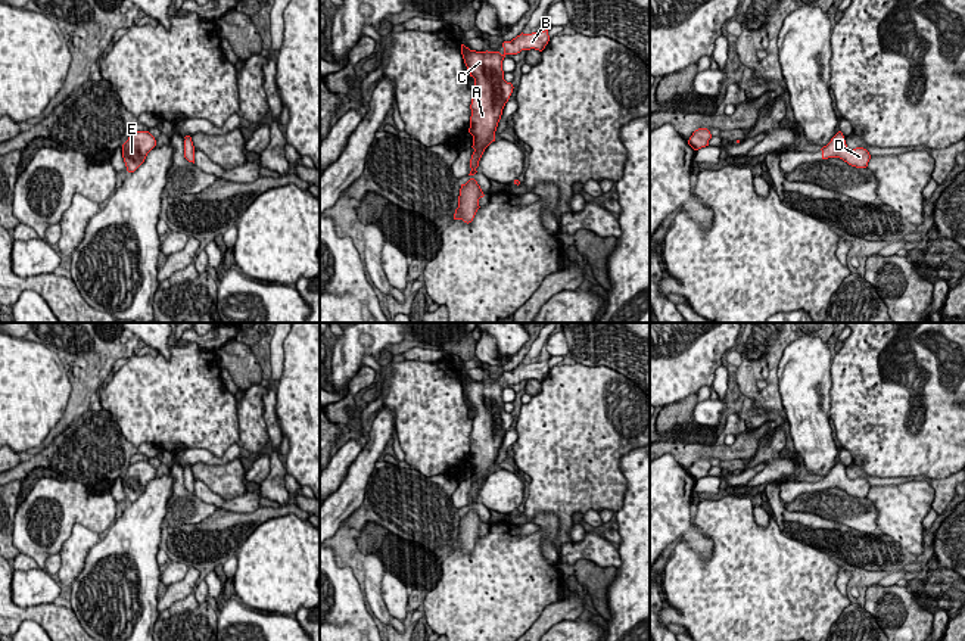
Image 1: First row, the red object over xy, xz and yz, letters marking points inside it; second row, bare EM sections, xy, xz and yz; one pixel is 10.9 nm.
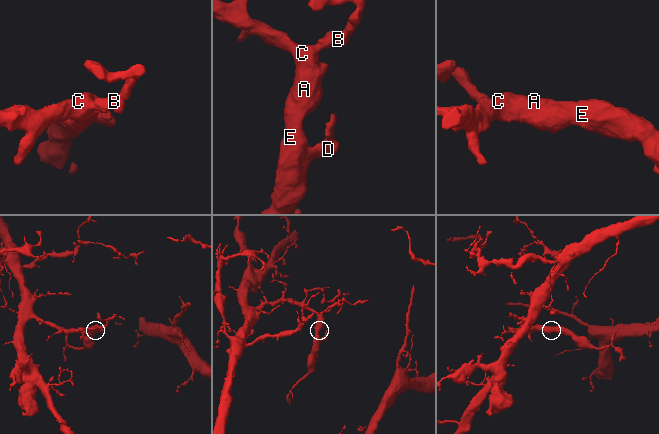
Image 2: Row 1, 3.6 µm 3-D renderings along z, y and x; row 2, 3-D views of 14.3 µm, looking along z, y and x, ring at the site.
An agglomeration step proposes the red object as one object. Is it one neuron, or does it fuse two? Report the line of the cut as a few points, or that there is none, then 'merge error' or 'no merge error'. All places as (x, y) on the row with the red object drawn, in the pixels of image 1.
no cut; no merge error

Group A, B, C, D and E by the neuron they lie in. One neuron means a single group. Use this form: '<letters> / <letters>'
A B C D E

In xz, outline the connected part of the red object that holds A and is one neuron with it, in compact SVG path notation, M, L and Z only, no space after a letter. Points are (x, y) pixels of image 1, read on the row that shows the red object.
M548 29L520 34L511 41L504 41L504 53L499 52L476 52L461 44L464 63L474 78L471 116L469 133L473 136L473 155L470 159L470 180L461 184L458 196L458 208L454 220L471 223L479 206L483 192L473 175L477 172L479 161L485 149L495 141L495 131L502 115L502 109L513 93L513 84L504 80L502 60L507 55L517 55L522 50L542 52L550 41Z

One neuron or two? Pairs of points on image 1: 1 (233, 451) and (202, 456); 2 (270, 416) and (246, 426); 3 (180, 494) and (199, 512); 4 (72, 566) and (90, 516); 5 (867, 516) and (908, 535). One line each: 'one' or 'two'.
1: one
2: two
3: one
4: two
5: two

